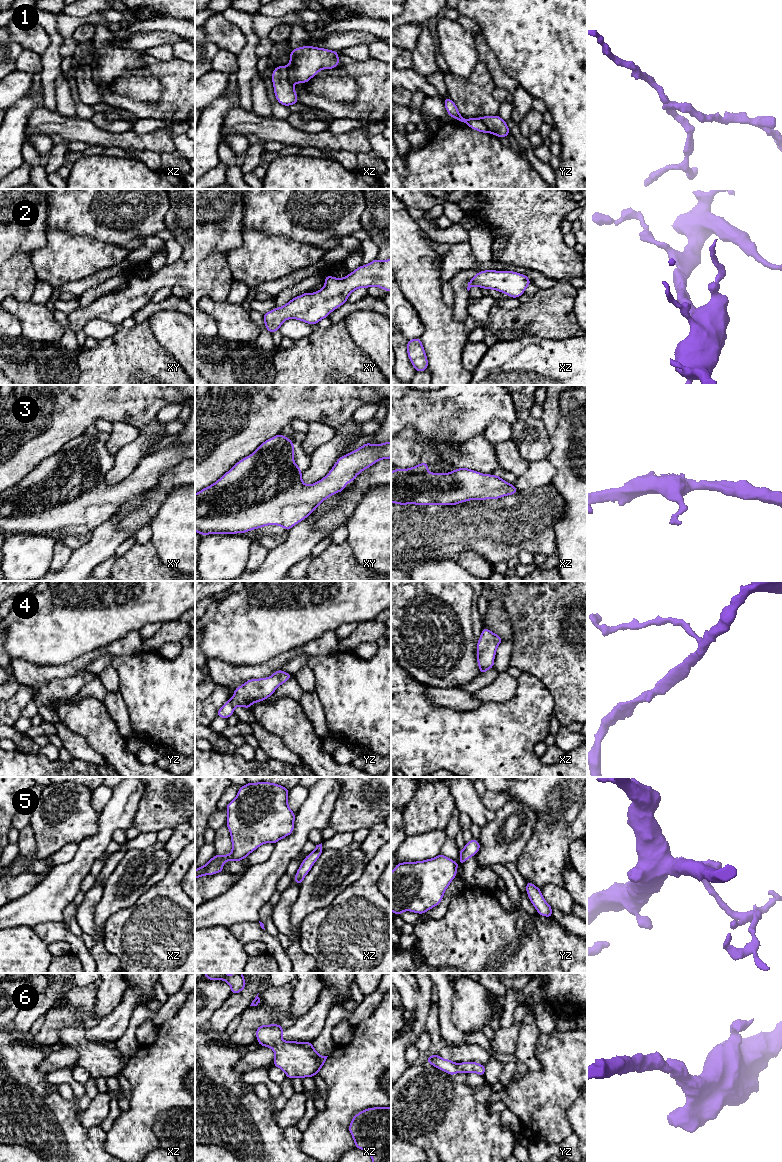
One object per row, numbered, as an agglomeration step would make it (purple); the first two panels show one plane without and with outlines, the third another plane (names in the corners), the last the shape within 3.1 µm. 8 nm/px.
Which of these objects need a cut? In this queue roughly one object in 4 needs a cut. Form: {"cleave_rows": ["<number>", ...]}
{"cleave_rows": ["1"]}

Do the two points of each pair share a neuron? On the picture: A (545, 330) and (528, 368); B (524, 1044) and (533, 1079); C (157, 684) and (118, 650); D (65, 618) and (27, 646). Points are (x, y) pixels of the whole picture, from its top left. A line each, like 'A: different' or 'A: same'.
A: different
B: different
C: different
D: same

